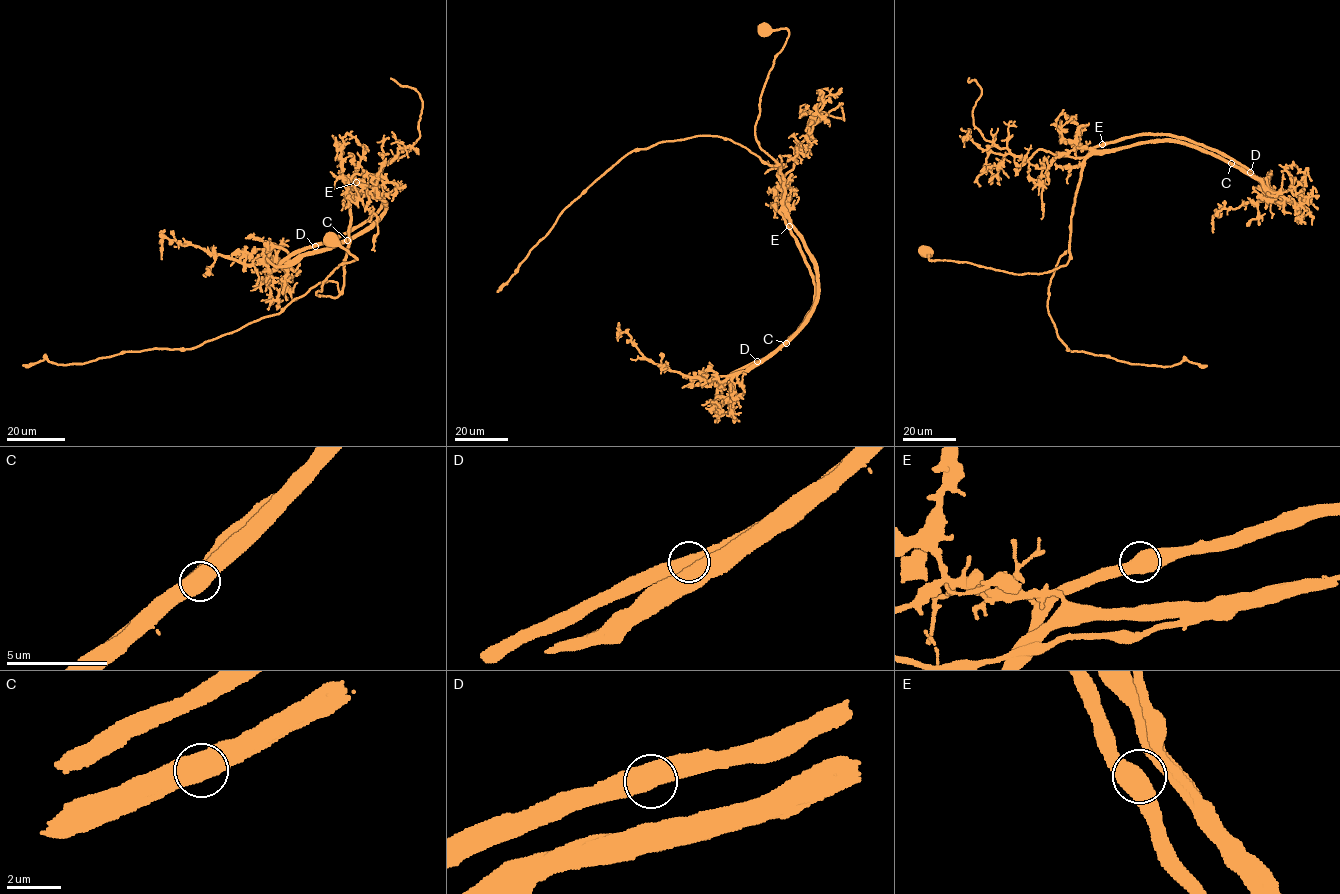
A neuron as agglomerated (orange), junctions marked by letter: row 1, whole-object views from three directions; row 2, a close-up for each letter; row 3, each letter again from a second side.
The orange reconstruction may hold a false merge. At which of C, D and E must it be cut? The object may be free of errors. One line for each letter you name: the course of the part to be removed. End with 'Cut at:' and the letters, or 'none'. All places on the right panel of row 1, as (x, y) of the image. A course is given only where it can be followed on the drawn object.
C: foreign part runs (1231, 163), (1159, 141), (1085, 157), (1040, 149), (1029, 158), (1012, 155), (973, 123), (981, 87), (968, 77)
Cut at: C

